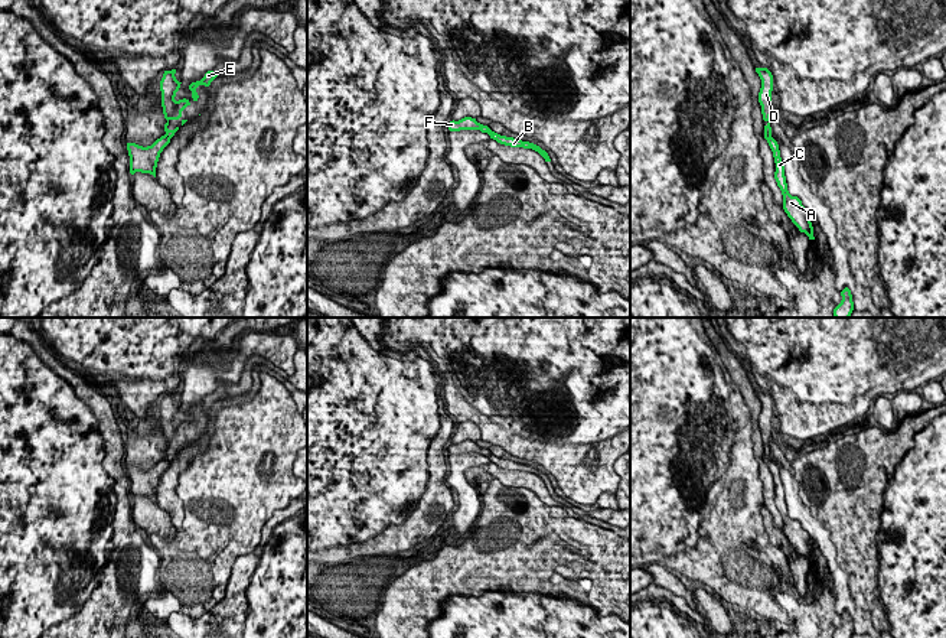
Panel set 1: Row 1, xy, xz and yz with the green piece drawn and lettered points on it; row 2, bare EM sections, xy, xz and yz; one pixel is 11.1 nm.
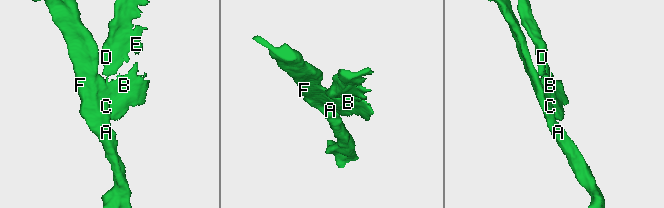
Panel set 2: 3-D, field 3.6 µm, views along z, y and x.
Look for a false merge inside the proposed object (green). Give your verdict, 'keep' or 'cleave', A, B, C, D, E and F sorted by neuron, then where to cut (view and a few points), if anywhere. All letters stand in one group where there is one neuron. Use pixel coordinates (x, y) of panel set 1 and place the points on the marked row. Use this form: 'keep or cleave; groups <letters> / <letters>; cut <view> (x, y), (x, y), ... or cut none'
cleave; groups A C F / B D E; cut xy (165, 134), (169, 139)

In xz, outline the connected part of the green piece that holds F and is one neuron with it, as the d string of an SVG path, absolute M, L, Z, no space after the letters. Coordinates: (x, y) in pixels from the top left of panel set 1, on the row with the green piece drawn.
M464 117L459 121L450 121L447 124L450 131L460 131L460 130L480 130L482 133L490 133L492 130L487 126L483 126L476 121L476 118Z

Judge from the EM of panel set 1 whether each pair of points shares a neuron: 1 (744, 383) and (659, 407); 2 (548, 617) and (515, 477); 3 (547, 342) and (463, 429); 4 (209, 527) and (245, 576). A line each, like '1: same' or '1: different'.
1: different
2: different
3: different
4: different

